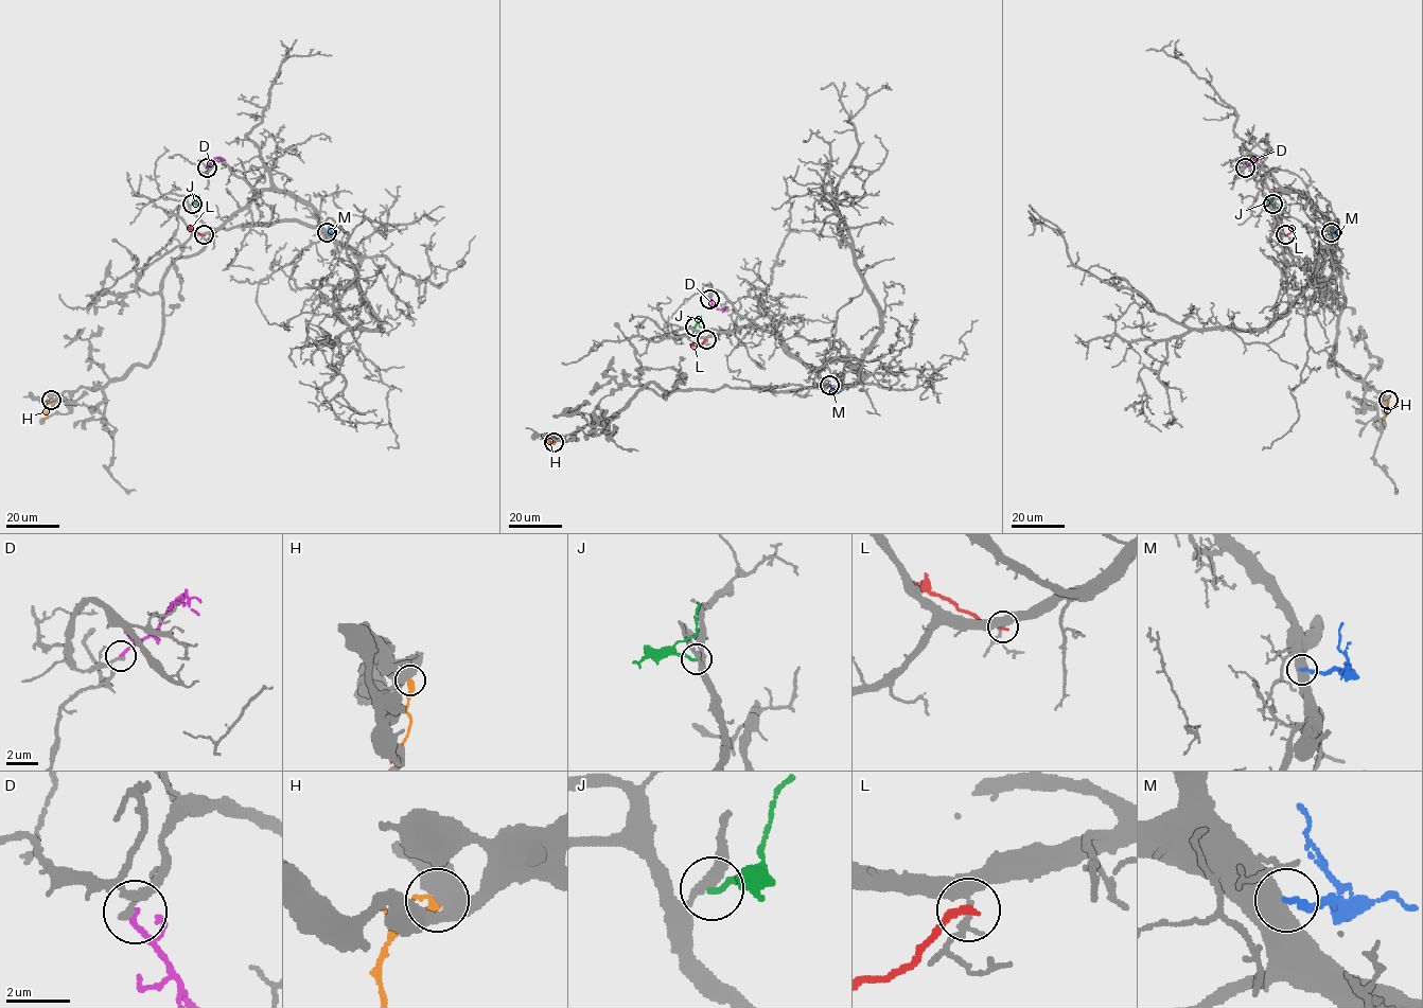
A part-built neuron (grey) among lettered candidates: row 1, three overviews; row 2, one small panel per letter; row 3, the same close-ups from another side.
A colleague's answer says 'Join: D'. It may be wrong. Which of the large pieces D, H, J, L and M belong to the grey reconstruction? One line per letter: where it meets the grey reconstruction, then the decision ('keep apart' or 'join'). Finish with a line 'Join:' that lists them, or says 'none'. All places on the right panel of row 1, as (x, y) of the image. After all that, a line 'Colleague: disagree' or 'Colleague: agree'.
D: meets grey at (1245, 168); keep apart
H: meets grey at (1388, 400); keep apart
J: meets grey at (1272, 204); keep apart
L: meets grey at (1285, 234); keep apart
M: meets grey at (1331, 232); keep apart
Join: none
Colleague: disagree

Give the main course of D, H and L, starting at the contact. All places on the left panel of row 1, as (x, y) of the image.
D: (207, 168), (214, 158), (225, 159)
H: (51, 400), (44, 420)
L: (204, 234), (187, 227)

